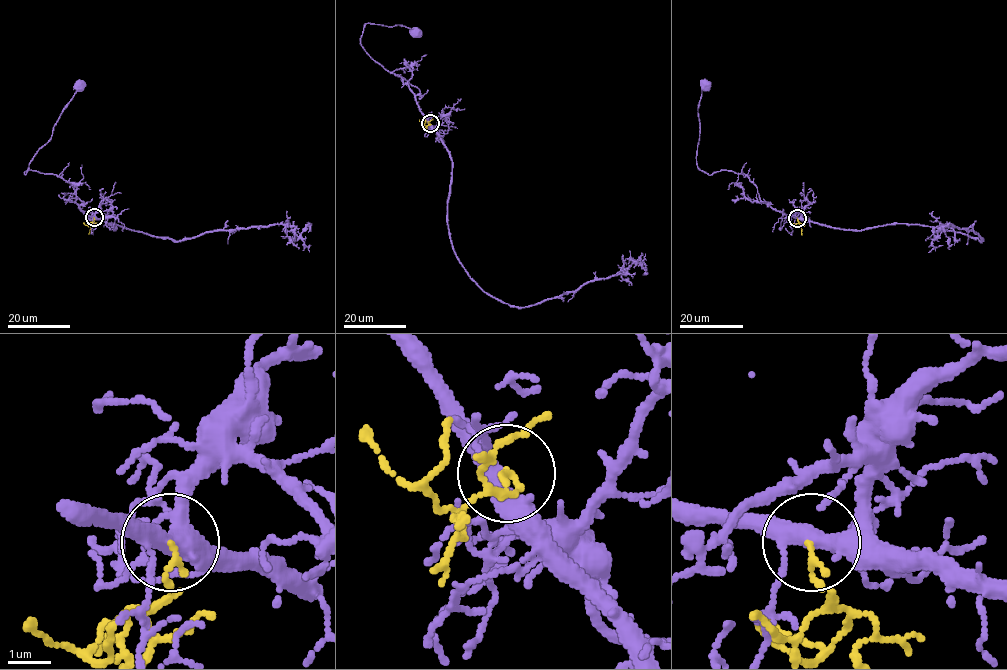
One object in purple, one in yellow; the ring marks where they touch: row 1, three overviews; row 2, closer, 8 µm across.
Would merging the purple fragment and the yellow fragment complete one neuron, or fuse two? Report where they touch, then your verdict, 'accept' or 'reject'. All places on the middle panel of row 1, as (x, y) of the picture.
at (430, 123); reject

